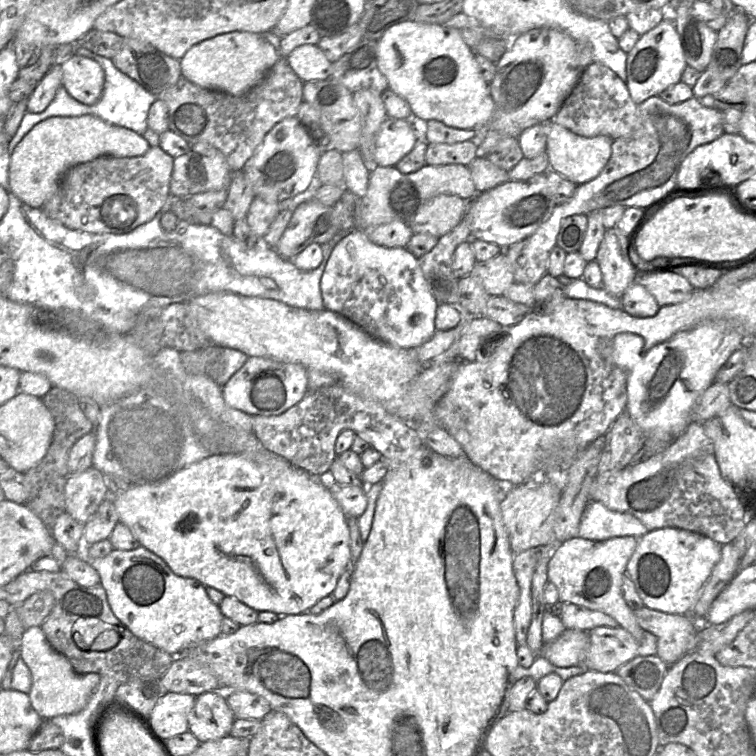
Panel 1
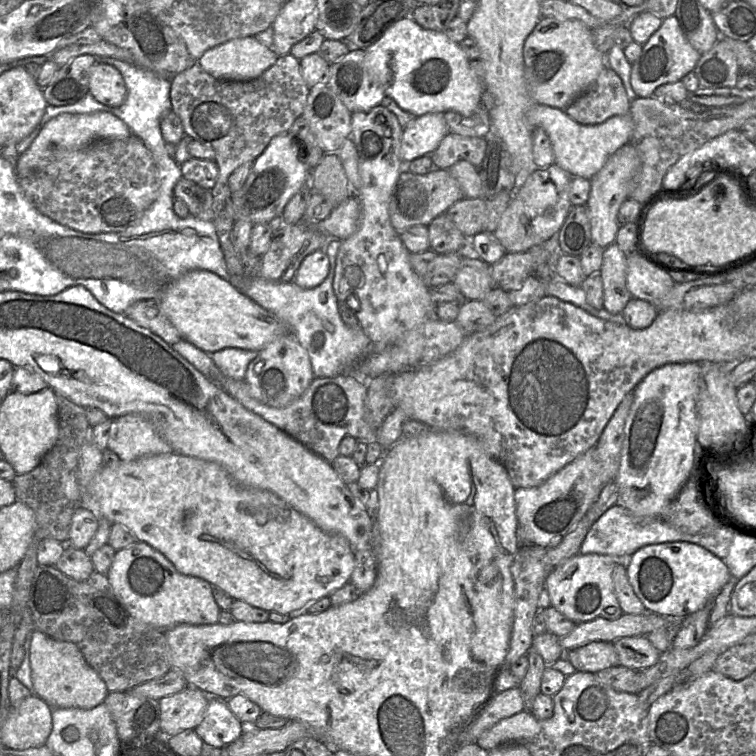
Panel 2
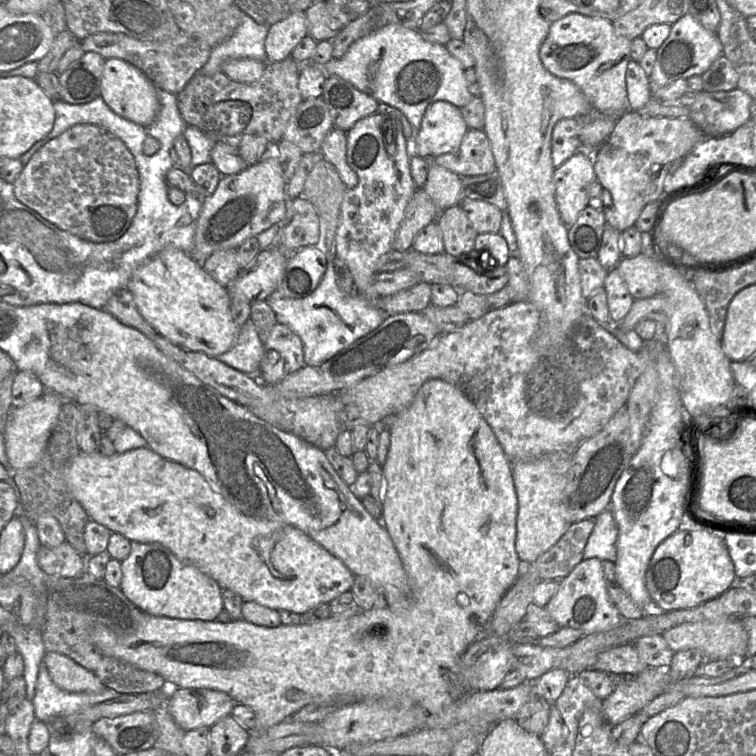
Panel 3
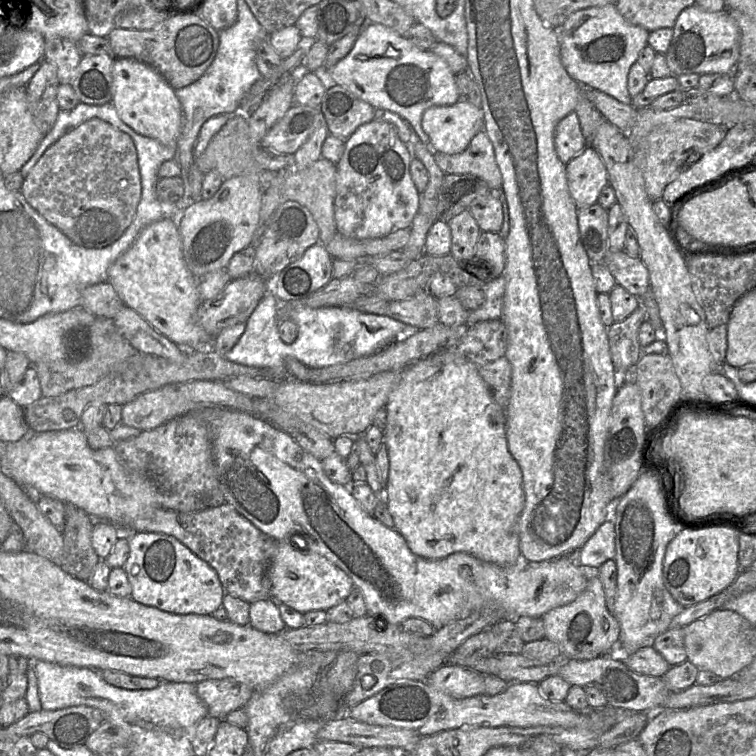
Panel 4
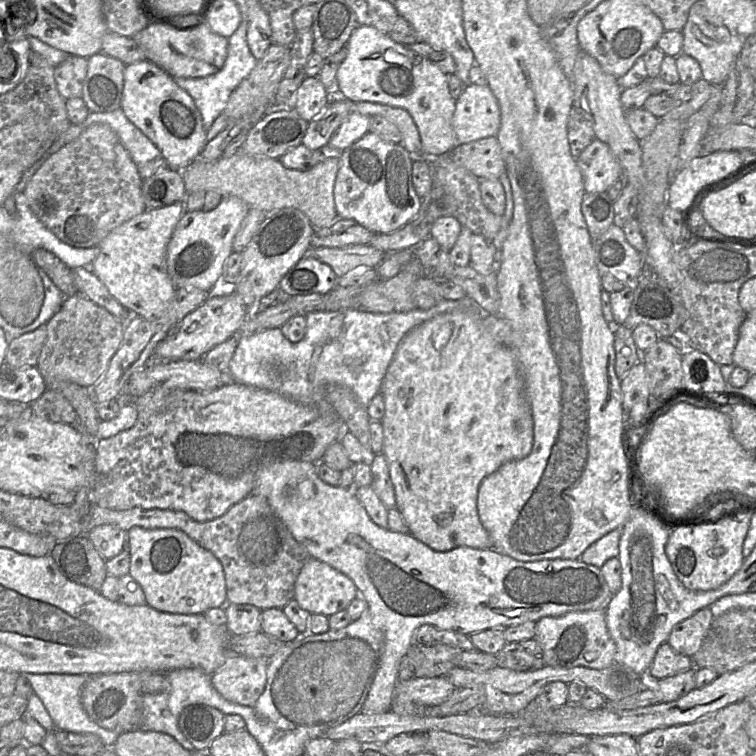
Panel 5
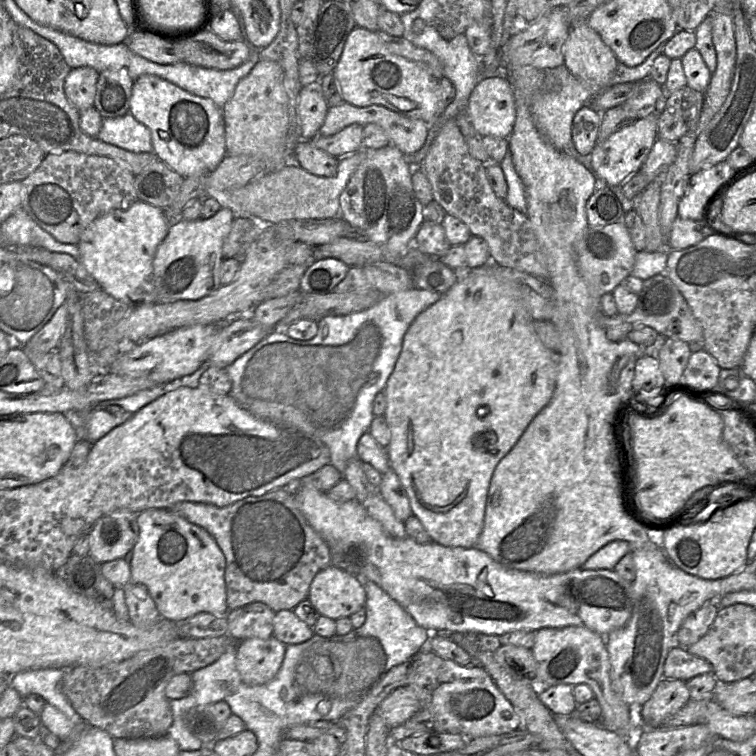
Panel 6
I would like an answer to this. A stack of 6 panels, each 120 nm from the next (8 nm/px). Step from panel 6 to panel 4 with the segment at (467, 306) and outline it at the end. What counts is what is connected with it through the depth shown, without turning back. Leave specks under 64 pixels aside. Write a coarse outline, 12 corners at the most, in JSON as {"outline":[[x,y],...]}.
{"outline":[[478,367],[389,396],[384,499],[427,559],[522,560],[522,472]]}

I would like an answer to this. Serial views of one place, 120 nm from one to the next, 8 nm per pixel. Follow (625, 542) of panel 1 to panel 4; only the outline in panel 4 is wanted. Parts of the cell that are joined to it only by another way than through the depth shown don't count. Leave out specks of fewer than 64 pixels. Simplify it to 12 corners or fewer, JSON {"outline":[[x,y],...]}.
{"outline":[[593,571],[585,590],[543,616],[569,659],[617,651],[620,625]]}

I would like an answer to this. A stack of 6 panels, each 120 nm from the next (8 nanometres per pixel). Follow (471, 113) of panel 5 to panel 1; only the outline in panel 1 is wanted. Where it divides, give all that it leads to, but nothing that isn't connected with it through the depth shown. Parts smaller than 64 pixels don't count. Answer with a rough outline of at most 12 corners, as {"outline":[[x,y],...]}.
{"outline":[[387,118],[376,138],[378,166],[395,166],[420,135],[410,119]]}

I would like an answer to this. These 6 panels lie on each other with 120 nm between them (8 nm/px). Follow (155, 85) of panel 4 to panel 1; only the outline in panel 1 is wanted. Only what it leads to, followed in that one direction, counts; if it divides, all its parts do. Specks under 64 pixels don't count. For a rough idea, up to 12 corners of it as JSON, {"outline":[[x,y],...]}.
{"outline":[[89,58],[62,62],[62,87],[87,105],[101,97],[105,74]]}

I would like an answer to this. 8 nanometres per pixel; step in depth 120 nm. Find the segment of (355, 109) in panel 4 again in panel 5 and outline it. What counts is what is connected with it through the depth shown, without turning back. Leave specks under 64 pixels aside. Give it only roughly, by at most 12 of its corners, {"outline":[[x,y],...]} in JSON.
{"outline":[[349,114],[325,147],[339,153],[369,131],[370,117]]}

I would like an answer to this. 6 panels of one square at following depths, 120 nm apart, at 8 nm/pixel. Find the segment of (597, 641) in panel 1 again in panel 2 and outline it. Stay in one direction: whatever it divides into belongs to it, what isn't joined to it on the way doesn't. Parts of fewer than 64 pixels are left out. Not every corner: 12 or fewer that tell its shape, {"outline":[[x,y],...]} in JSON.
{"outline":[[645,635],[613,642],[619,666],[655,665],[661,652]]}

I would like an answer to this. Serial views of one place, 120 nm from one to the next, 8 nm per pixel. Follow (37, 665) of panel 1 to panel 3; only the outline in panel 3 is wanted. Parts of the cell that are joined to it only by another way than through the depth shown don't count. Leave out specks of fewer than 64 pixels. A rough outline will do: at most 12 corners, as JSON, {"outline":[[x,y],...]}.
{"outline":[[46,651],[43,664],[63,690],[98,693],[94,673],[61,653]]}

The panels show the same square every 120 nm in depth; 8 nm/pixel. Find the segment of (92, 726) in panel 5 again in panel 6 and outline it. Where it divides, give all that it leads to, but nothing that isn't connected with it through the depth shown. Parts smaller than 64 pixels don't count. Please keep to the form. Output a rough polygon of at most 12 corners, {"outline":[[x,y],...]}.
{"outline":[[64,669],[21,671],[9,686],[38,694],[64,713],[76,733],[85,722],[62,691]]}

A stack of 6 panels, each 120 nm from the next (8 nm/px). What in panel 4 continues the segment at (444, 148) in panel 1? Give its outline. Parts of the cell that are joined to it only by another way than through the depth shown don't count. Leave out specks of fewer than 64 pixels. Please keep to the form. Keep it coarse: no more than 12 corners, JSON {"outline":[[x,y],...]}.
{"outline":[[484,129],[463,152],[436,152],[445,174],[470,174],[494,190],[502,175]]}

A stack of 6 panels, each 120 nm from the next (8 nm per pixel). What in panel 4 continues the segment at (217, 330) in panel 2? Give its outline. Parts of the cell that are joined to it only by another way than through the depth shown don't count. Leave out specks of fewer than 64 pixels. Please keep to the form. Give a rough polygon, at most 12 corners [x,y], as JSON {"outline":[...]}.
{"outline":[[178,223],[143,228],[109,267],[124,305],[184,350],[212,350]]}

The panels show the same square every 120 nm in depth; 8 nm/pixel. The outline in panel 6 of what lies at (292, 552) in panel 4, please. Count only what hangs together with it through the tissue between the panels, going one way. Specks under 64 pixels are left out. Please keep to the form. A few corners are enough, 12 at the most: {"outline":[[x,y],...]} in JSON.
{"outline":[[329,565],[307,600],[336,621],[365,606],[356,575]]}

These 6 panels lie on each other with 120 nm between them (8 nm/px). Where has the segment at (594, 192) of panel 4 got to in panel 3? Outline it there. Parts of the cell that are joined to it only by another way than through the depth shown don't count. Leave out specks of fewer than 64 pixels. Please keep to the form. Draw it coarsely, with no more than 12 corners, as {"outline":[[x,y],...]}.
{"outline":[[579,151],[555,168],[565,225],[588,206],[593,156]]}

